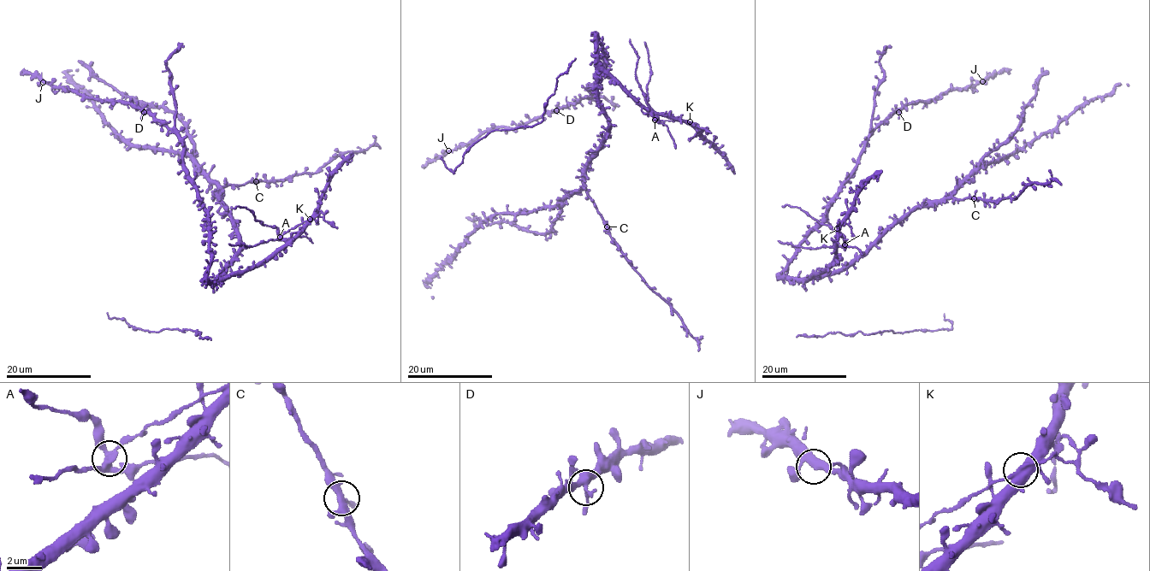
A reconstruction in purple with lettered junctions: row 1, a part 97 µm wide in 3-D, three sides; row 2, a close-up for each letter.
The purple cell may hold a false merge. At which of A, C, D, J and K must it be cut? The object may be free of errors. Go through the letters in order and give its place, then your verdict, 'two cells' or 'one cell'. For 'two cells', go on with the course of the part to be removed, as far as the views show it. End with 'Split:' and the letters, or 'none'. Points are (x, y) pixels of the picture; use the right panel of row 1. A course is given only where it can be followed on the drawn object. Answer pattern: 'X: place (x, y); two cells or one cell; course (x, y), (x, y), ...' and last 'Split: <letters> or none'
A: place (844, 244); two cells; course (844, 244), (842, 234), (819, 223), (799, 208), (781, 207)
C: place (974, 198); one cell
D: place (898, 112); one cell
J: place (982, 81); one cell
K: place (837, 228); one cell
Split: A

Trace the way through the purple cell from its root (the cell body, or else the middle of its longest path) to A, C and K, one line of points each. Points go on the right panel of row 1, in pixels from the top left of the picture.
A: (817, 274), (816, 279), (814, 276), (823, 273), (833, 258), (838, 232), (844, 244)
C: (817, 274), (830, 275), (847, 269), (867, 248), (916, 208), (951, 197), (974, 198)
K: (817, 274), (816, 279), (814, 276), (823, 273), (833, 258), (837, 228)

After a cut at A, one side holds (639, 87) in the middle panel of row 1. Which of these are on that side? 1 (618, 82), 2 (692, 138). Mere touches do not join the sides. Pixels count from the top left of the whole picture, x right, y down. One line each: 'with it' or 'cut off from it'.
1: cut off from it
2: cut off from it

